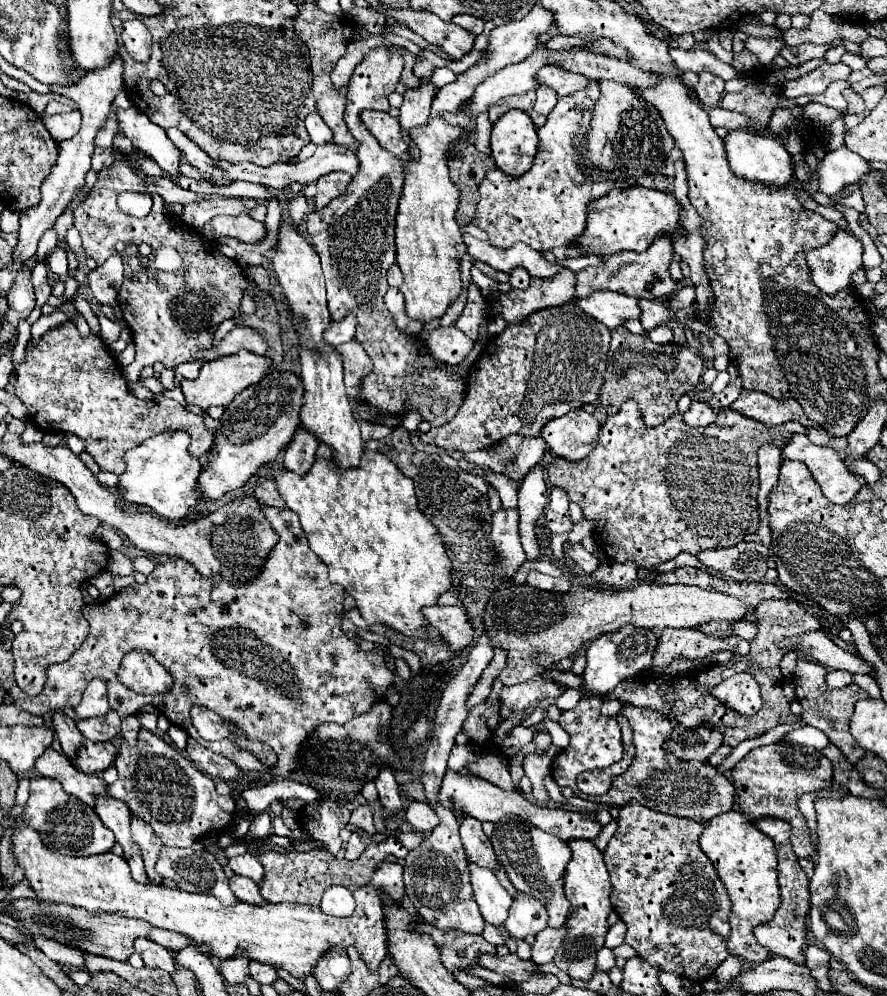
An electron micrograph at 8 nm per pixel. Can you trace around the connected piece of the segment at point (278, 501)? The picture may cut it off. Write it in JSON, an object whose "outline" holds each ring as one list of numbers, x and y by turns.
{"outline":[[264,479,264,481,260,481,260,485,254,489,254,497,256,497,258,501,264,501,264,503,272,505,272,507,286,509,286,503,284,503,284,499,280,497,278,487,276,487,276,483,274,483,272,479]]}

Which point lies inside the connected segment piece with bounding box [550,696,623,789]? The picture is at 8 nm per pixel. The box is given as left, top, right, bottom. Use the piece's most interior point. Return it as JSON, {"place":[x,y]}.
{"place":[595,740]}

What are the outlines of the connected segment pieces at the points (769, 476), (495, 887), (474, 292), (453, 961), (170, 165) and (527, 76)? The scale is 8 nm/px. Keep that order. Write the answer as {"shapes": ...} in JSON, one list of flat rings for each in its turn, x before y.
{"shapes":[[[766,443,758,449,758,471,760,471,758,503,760,503,760,515,764,517,768,493,778,483,778,475,780,475,780,447]],[[470,863,472,873,472,887,474,887,474,899,486,919,486,923,498,927,508,917,508,909,512,905,512,897,508,891,498,883,496,875,488,869,476,867]],[[470,283,466,307,464,307,462,315,456,319,454,325,456,325,460,331,464,331,470,339,476,339,484,315,486,315,486,299,480,295,480,289,478,289,474,283]],[[420,917,416,921,416,927,436,941,436,947,442,955,442,965,448,971,466,971,468,967,478,965,480,955,496,955,496,947,492,947,482,935,468,935,460,931,442,933,436,927,424,923]],[[118,109,118,123,120,131,132,141,132,145,150,153,166,175,178,175,180,151,174,147,162,127,154,125,138,109]],[[538,49,528,59,500,69,498,73,494,73,482,85,476,87,476,95,464,107,464,111,460,111,456,115,446,115,448,123,458,125,458,127,466,127,466,129,474,129,476,115,486,111,498,99,508,97,508,95,520,95,528,89,536,89,538,87,536,73,544,65,548,65,546,49]]]}

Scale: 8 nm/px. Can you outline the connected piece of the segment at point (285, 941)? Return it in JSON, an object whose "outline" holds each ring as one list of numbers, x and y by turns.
{"outline":[[22,821,12,839,16,851,14,861,24,869,26,881,42,899,82,907,90,913,116,913,122,917,144,919,154,927,184,933,192,941,208,945,212,949,212,957,220,961,230,959,234,953,238,953,238,949,242,949,250,953,250,959,270,963,298,979,312,975,320,957,332,947,356,947,368,969,378,971,382,959,386,957,386,927,382,899,376,895,376,889,386,889,386,893,396,901,402,901,404,897,402,865,382,863,382,867,370,879,370,887,360,887,354,891,356,911,348,919,334,919,324,915,320,907,292,903,248,905,238,901,232,907,224,907,212,895,186,893,154,883,140,885,132,879,126,859,114,853,92,857,66,857,54,853,42,843,38,831]]}

